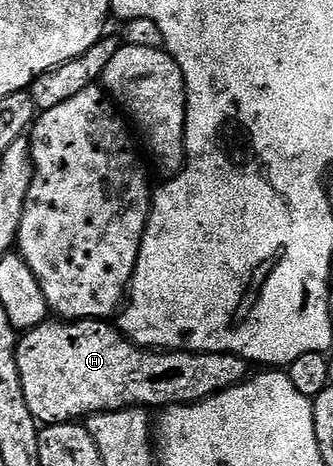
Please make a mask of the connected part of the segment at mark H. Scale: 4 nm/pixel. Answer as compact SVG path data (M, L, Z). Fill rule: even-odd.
M50 317L18 338L17 364L23 381L23 395L27 397L27 407L38 424L67 423L81 417L77 415L85 417L90 413L125 409L132 405L150 403L156 409L164 409L178 401L200 401L237 386L250 374L250 360L234 355L228 349L154 349L134 343L111 324L103 319L66 321L61 317Z

